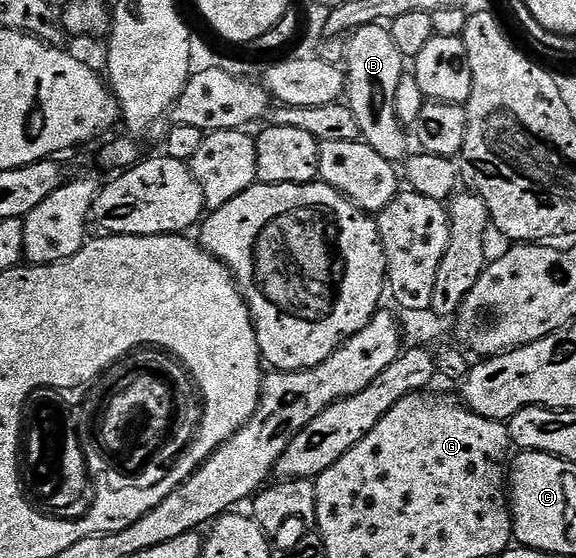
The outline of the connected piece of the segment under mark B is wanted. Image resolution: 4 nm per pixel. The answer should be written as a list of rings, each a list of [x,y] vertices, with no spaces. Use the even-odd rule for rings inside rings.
[[[388,26],[358,27],[356,31],[352,32],[347,39],[343,70],[347,76],[344,98],[349,104],[351,113],[355,113],[355,121],[359,121],[359,129],[364,142],[368,143],[371,149],[384,158],[389,159],[394,165],[400,164],[411,151],[409,139],[405,136],[406,124],[399,121],[395,109],[395,93],[398,92],[401,75],[406,74],[407,60],[404,55],[399,53],[399,48],[396,47]]]

